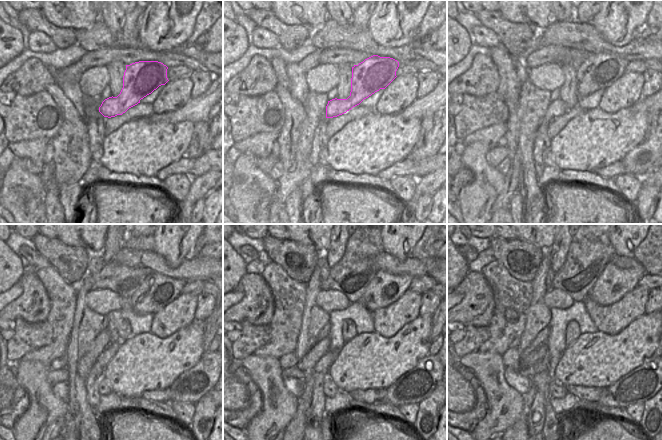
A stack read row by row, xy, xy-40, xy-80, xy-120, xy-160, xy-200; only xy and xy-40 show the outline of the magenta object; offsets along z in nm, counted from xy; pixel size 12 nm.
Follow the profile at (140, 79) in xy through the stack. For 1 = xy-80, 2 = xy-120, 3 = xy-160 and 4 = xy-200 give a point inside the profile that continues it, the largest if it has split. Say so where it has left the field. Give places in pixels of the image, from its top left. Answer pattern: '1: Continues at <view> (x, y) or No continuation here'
1: Continues at xy-80 (599, 71)
2: Continues at xy-120 (156, 291)
3: Continues at xy-160 (385, 288)
4: Continues at xy-200 (613, 283).

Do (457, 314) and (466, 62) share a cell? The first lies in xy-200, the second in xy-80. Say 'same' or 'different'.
different

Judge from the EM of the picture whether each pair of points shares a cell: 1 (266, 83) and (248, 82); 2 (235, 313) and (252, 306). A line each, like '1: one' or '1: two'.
1: one
2: one

